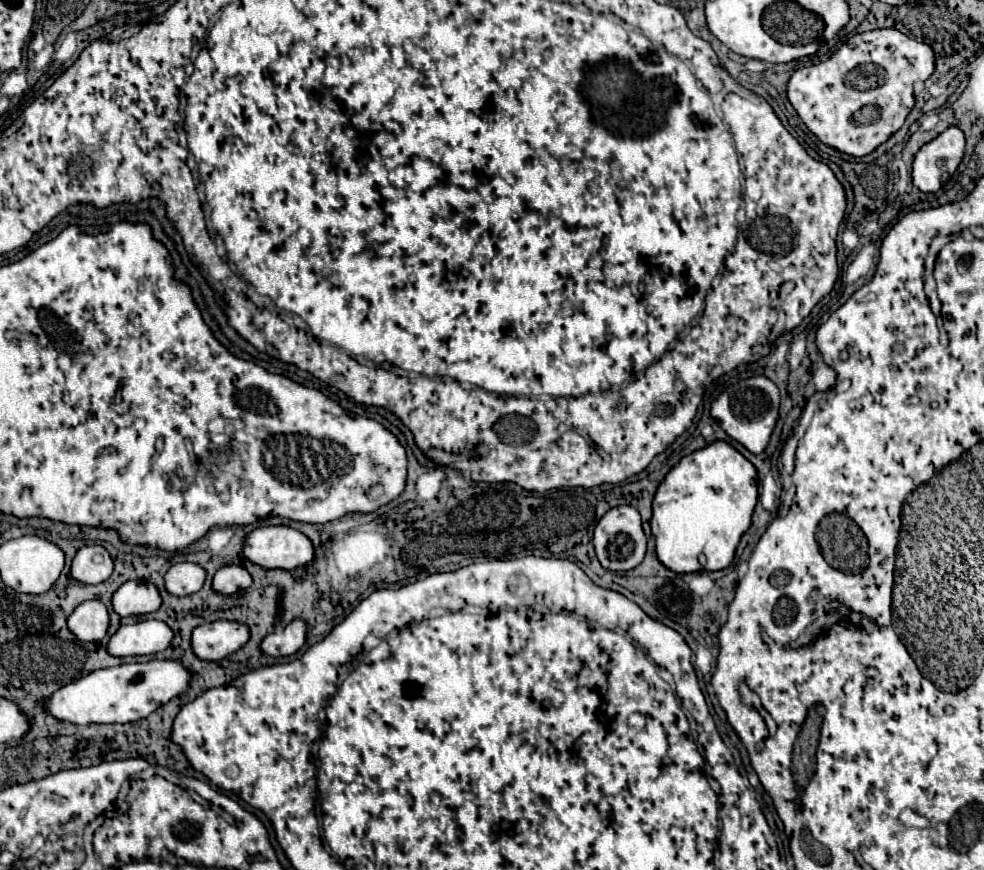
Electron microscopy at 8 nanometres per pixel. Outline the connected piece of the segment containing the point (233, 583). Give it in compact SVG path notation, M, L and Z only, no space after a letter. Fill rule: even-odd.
M226 565L216 571L212 579L212 589L222 595L232 595L236 591L248 589L252 583L250 573L240 565Z

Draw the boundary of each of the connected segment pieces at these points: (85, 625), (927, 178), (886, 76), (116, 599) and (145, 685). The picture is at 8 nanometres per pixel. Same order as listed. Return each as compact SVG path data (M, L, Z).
M84 601L68 617L68 629L80 641L100 641L108 631L108 611L102 601Z
M948 127L936 139L924 143L914 157L912 179L924 193L934 193L958 169L964 155L964 133Z
M874 29L850 37L824 63L794 71L788 99L804 125L828 147L864 157L888 141L914 107L914 83L934 71L934 51L898 29Z
M126 581L112 595L112 607L120 617L148 615L160 607L162 599L154 585L142 581Z
M146 661L146 663L122 663L110 669L98 669L78 681L72 681L50 697L42 699L46 711L66 723L90 725L90 723L132 723L148 717L160 705L174 695L188 689L190 673L178 665L178 661Z

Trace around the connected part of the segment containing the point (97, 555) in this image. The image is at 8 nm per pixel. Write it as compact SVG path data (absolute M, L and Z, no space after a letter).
M84 545L72 559L70 575L86 585L96 585L112 575L114 563L108 551L100 545Z

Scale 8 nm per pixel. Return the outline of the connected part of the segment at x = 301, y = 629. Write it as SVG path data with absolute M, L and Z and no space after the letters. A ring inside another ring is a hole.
M296 619L284 629L270 633L260 643L260 649L270 657L288 657L294 655L304 645L304 641L306 641L306 625L304 621Z

